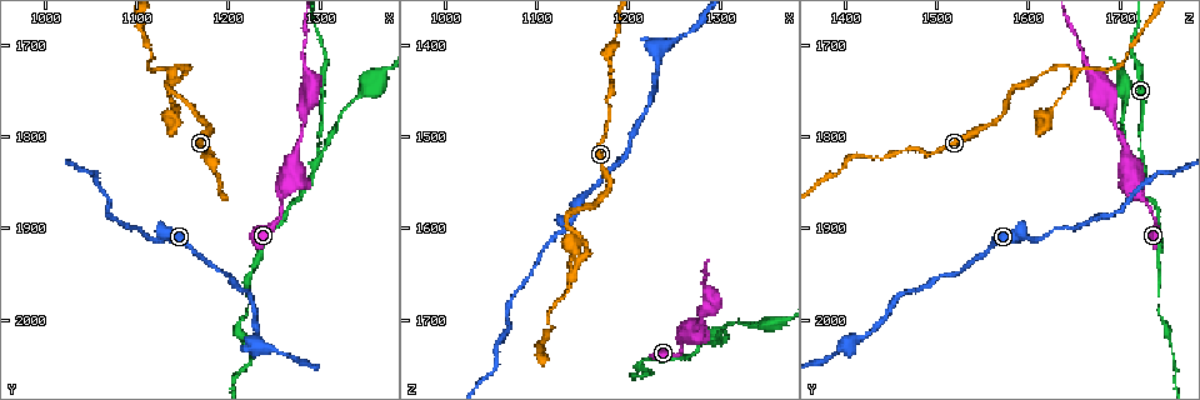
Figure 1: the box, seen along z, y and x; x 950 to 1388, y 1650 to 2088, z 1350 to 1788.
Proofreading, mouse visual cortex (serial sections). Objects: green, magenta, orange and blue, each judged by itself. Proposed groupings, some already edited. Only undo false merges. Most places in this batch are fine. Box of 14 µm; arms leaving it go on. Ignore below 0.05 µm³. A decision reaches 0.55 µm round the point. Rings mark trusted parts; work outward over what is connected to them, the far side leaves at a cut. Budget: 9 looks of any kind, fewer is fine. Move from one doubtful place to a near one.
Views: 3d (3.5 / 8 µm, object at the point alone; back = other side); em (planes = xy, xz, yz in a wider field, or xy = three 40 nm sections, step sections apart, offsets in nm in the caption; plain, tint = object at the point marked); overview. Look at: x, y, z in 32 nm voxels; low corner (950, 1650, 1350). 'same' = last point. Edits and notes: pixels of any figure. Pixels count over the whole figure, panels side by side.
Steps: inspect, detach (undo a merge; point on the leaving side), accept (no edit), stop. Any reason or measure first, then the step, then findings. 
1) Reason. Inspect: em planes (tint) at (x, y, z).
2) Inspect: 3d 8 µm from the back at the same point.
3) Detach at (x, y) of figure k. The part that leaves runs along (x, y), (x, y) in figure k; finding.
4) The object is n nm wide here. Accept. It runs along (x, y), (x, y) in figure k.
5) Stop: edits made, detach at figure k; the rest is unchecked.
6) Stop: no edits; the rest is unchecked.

Thin neck. Inspect: 3d 3.5 µm at (1295, 1825, 1725).

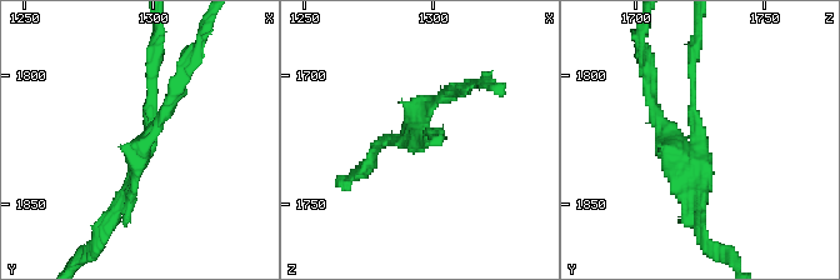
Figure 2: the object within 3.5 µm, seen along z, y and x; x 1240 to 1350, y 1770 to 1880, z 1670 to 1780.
3 arms meet here; the arms are 100, 150, 150 nm wide. Inspect: em planes (tint) at (1296, 1829, 1726).

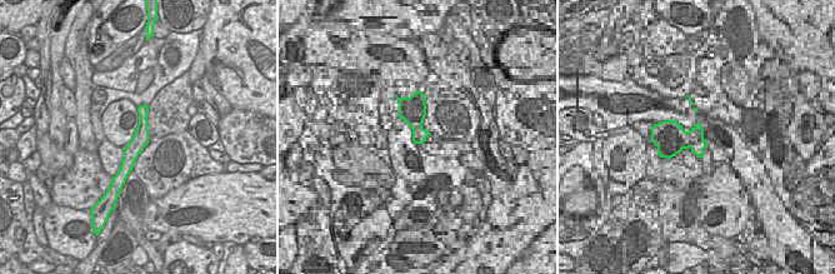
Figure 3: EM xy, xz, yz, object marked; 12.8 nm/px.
Detach at (163, 116) of figure 2. The part that leaves runs along (141, 154), (184, 63) in figure 2; a second cell is stuck on.

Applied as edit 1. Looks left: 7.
Redraw. Inspect: overview.

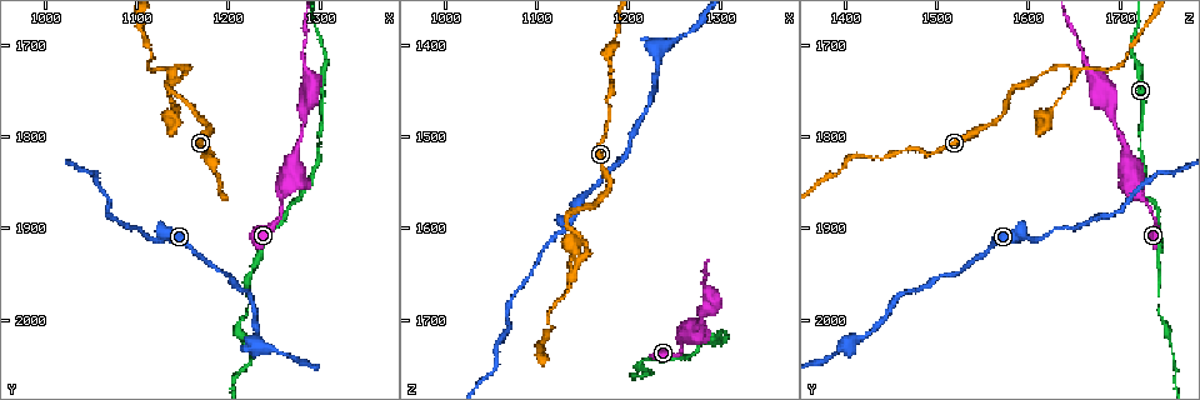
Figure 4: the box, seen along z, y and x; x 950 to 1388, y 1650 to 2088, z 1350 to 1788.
Thick turns thin. Inspect: 3d 8 µm from the back at (1290, 1730, 1675).

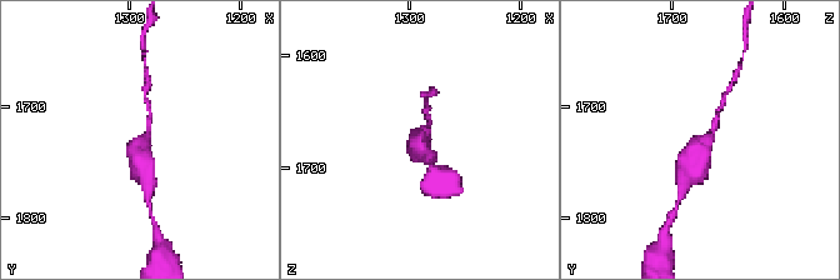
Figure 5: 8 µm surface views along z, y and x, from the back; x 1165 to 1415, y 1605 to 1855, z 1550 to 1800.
The arms are 200, 500 nm wide; shape alone is not enough. Inspect: em xy step 5 (tint) at (1288, 1732, 1672).

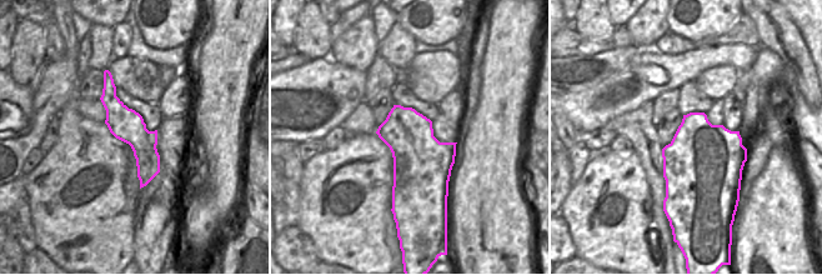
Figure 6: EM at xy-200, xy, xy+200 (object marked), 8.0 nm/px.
The object is 460 nm wide here. Accept. It runs along (683, 174), (714, 126), (716, 113) in figure 5; all the same cell.

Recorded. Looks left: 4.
Sudden change in width. Inspect: em xy step 2 (tint) at (1235, 2025, 1405).

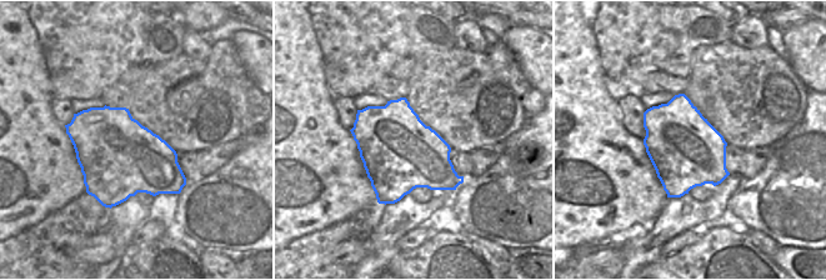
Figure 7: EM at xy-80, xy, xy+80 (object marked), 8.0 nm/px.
See where the arms go. Inspect: 3d 3.5 µm at the same point.

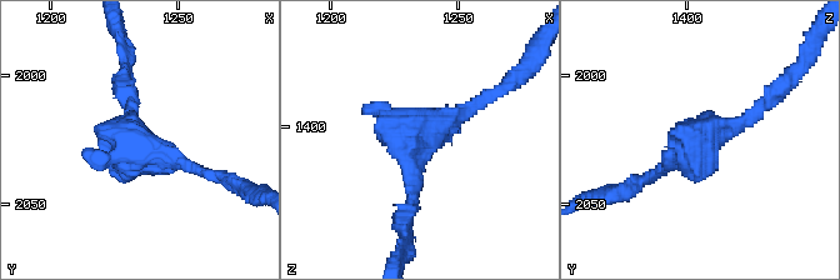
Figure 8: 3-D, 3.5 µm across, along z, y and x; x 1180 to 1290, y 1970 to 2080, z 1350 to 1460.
The object is 600 nm wide here. Accept. It runs along (410, 201), (414, 144), (486, 96) in figure 8; one cell here.

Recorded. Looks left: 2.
Side arm on a straight run. Inspect: 3d 3.5 µm from the back at (1140, 1725, 1650).

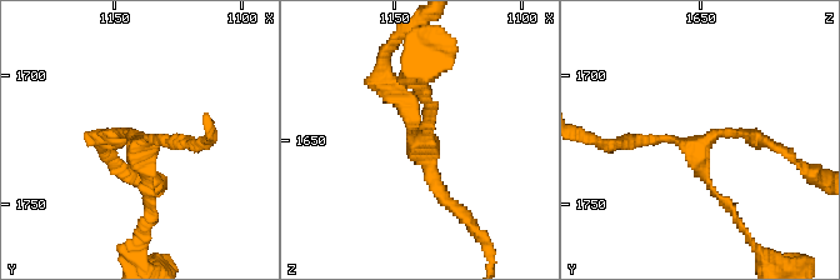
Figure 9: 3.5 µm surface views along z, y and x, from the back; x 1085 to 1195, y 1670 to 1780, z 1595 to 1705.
3 arms meet here; the arms are 100, 150, 200 nm wide; need the tissue. Inspect: em planes (tint) at (1140, 1726, 1650).

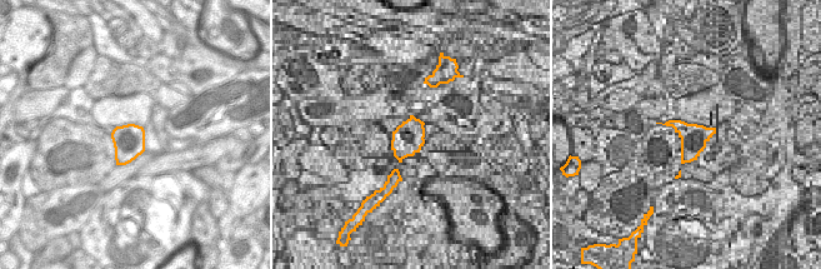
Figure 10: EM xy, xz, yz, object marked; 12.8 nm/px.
Accept. Continuous, no second cell.

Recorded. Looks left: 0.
Stop: edits made, detach at figure 2; the rest is unchecked.

